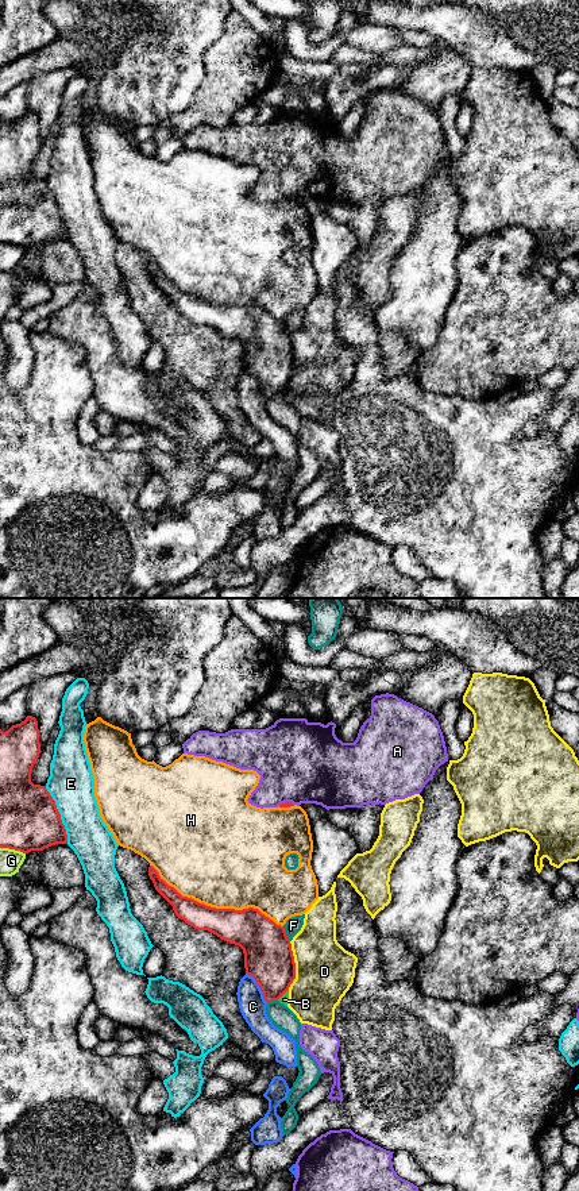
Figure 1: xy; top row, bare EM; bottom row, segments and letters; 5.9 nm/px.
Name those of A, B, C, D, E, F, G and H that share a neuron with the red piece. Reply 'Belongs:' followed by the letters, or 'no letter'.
Belongs: B

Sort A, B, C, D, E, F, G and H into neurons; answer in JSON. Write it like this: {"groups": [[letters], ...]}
{"groups": [["A"], ["B"], ["C"], ["D"], ["E"], ["F"], ["G"], ["H"]]}

